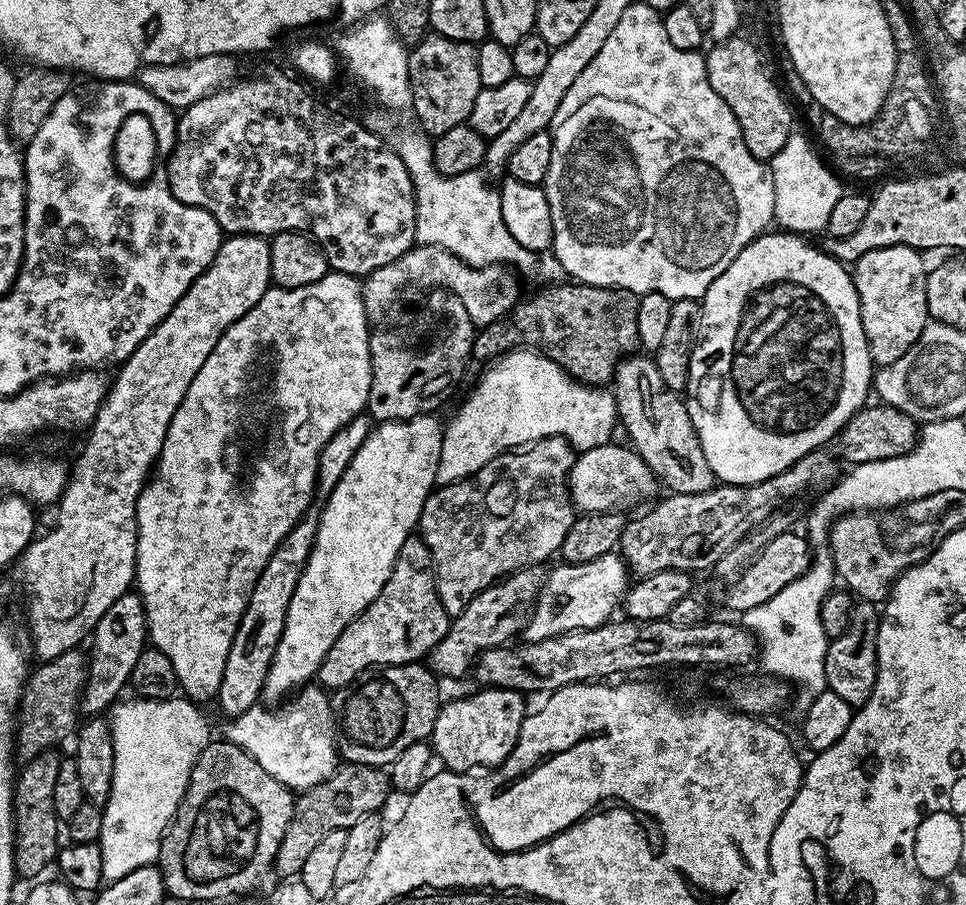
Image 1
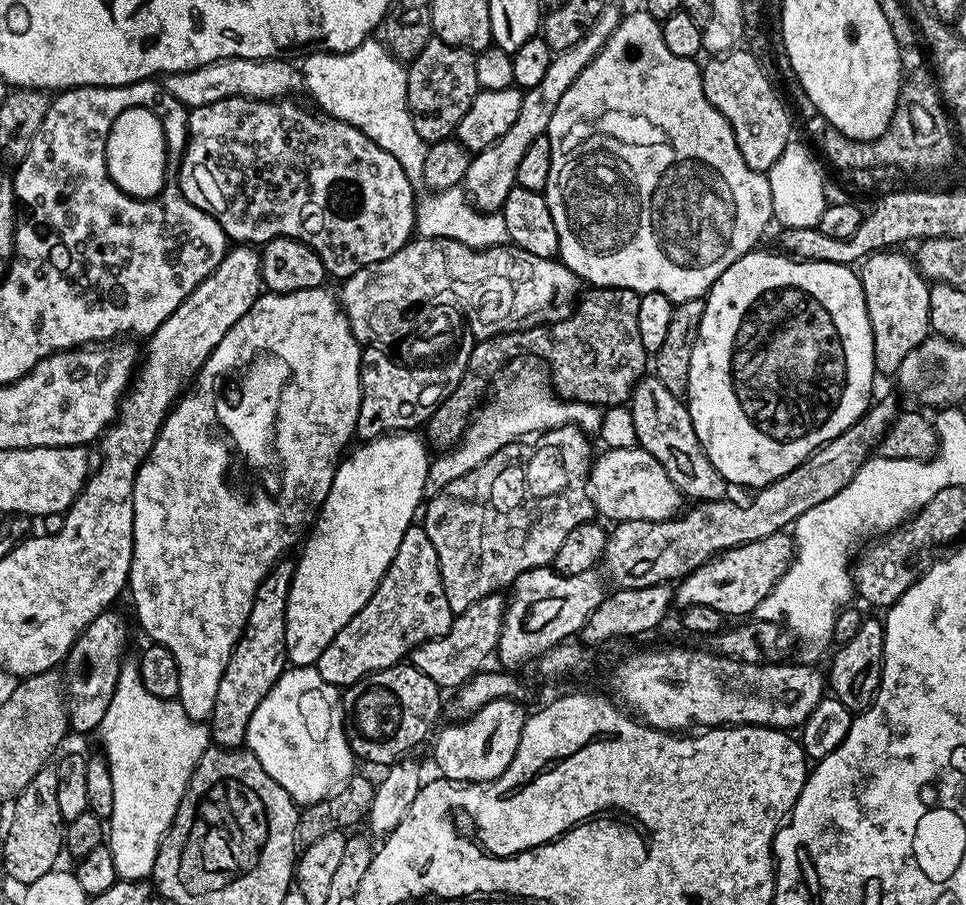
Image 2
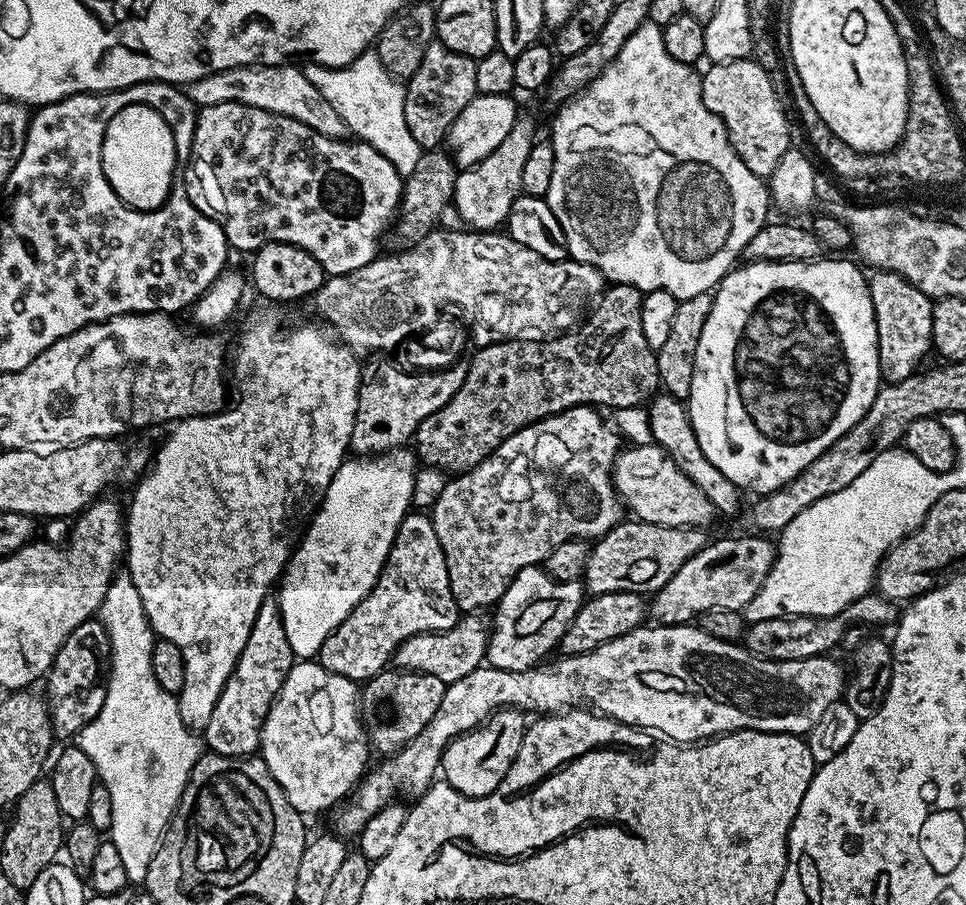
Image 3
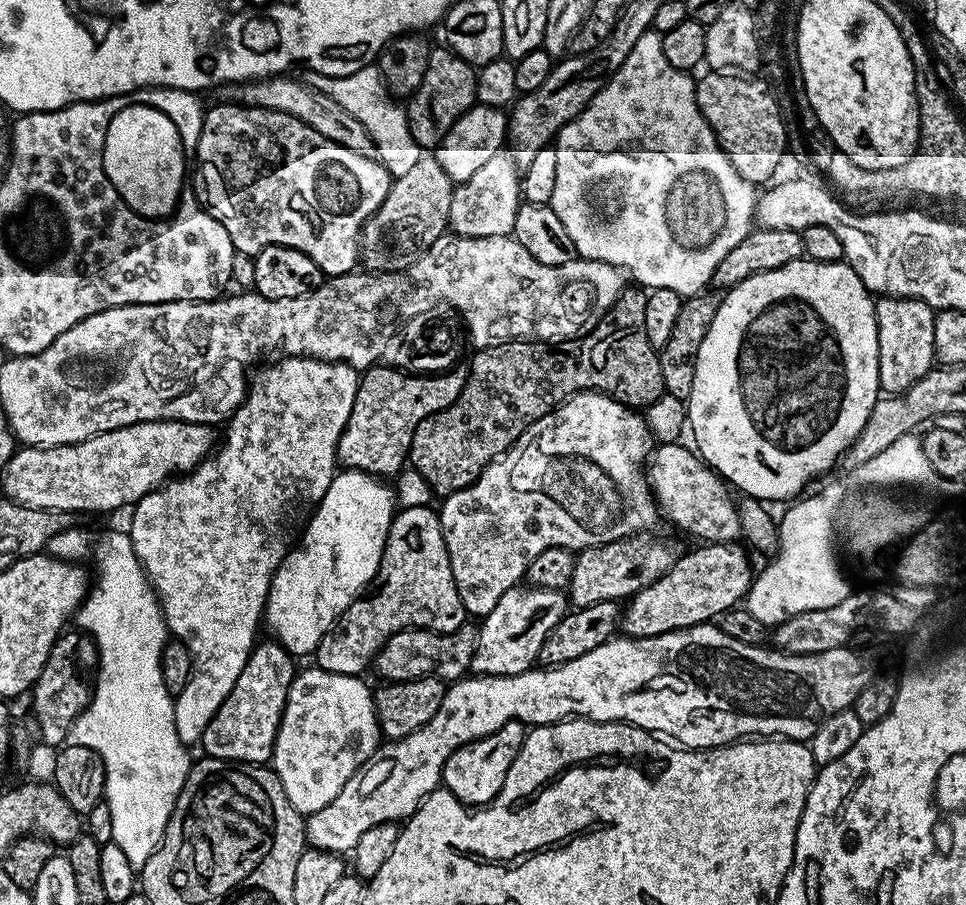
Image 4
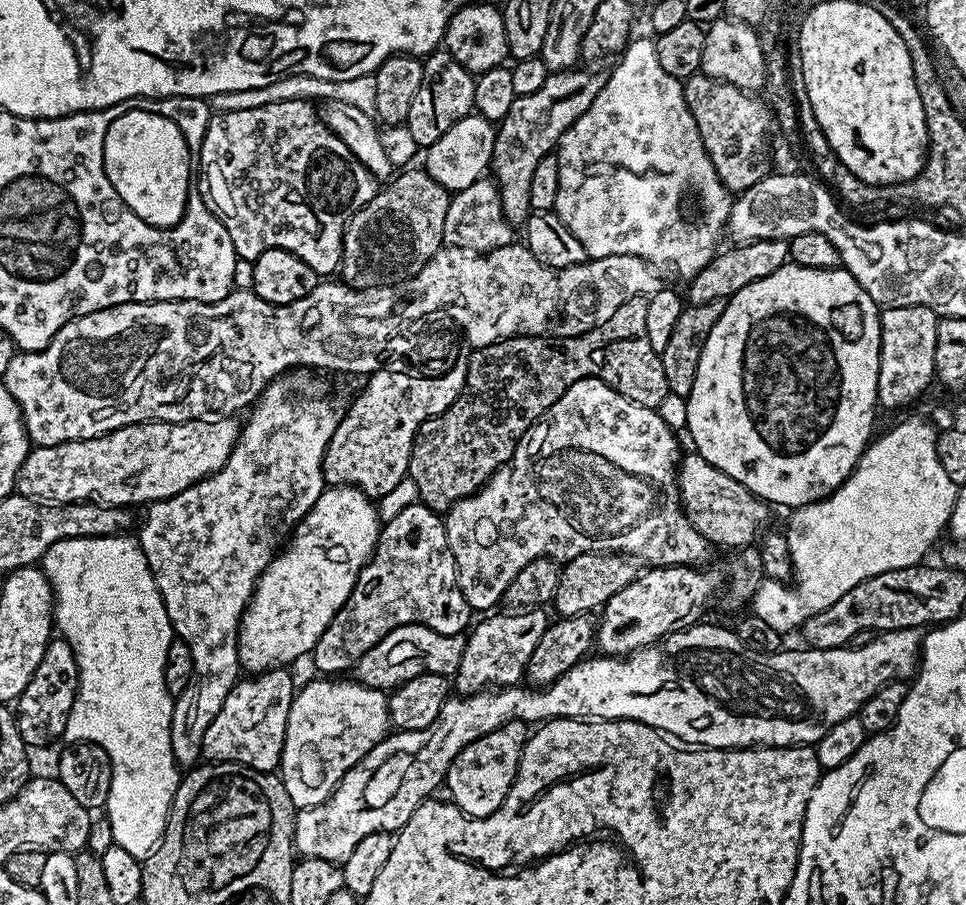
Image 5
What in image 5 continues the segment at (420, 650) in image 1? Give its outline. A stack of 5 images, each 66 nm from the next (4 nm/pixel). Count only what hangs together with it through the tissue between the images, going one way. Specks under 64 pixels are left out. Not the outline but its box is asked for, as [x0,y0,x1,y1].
[310,504,474,674]

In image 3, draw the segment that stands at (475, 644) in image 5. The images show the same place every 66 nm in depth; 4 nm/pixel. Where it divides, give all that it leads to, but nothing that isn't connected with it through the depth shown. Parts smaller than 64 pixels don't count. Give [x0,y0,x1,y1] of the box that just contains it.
[487,567,586,670]

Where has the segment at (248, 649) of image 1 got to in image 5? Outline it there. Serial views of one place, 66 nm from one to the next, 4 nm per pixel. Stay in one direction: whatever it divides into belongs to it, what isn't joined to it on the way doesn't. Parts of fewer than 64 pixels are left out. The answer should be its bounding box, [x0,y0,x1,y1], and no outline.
[202,667,298,772]

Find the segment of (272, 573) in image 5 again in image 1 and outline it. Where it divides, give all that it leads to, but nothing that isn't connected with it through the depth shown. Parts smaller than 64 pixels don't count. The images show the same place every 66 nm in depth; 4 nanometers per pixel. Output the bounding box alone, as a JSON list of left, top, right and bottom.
[262,414,444,701]

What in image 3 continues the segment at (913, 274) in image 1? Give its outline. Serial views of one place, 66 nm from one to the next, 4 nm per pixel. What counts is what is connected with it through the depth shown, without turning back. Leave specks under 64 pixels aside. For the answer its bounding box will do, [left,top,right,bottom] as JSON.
[868,270,933,384]

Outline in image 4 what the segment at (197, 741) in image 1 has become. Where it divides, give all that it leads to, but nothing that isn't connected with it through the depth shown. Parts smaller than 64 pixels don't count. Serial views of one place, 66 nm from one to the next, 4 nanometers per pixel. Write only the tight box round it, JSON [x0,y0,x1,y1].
[67,531,190,870]

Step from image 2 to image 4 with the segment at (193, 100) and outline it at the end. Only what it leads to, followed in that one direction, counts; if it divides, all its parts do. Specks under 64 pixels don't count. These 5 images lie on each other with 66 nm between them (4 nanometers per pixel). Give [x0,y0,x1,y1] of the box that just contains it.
[223,74,376,156]

